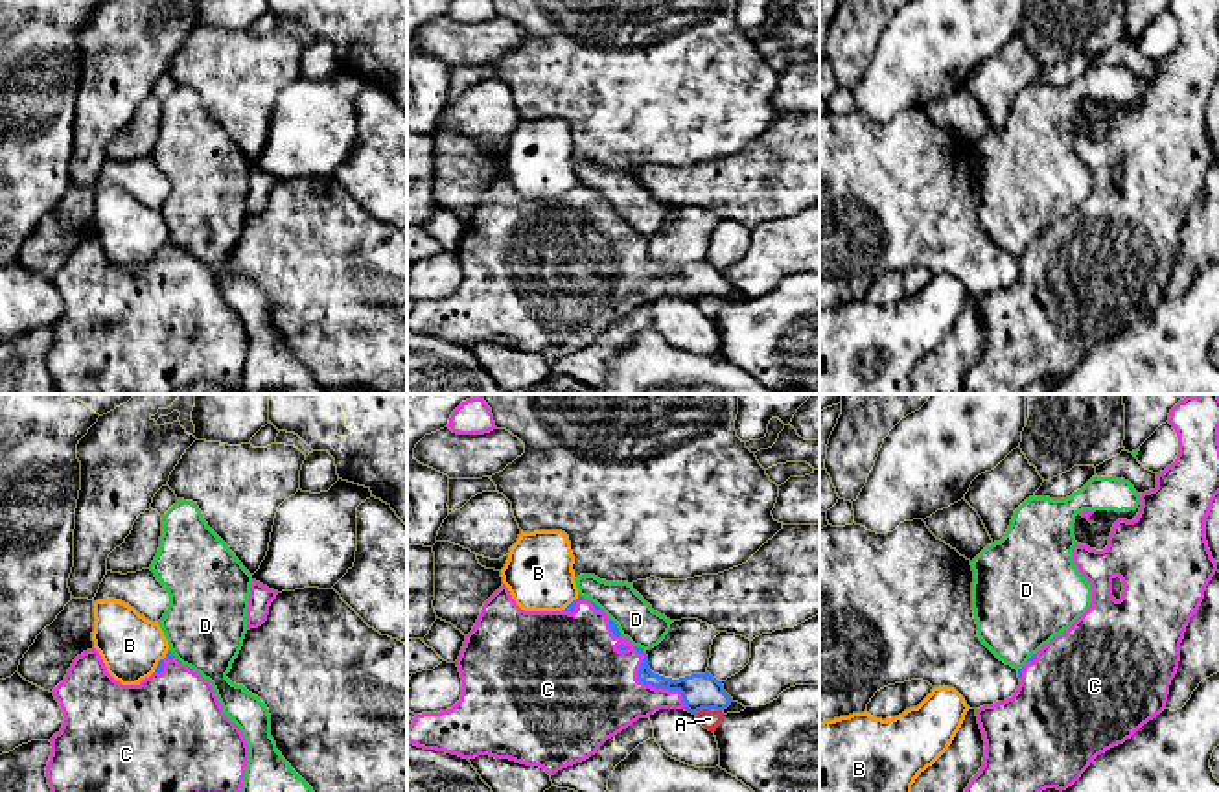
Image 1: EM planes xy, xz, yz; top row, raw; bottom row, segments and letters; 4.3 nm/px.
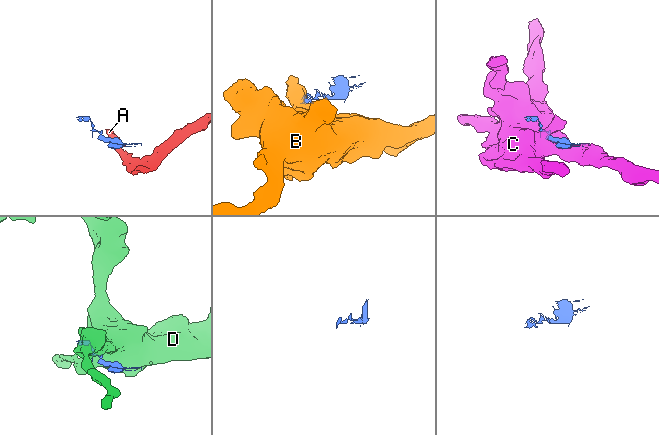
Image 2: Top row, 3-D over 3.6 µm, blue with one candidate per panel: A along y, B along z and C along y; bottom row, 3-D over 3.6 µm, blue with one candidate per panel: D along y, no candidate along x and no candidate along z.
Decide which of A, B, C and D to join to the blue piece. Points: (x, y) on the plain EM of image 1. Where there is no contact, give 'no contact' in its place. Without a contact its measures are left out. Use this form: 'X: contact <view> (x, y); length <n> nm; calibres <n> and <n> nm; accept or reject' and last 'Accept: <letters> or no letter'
A: contact xz (702, 295); length 80 nm; calibres 160 and 80 nm; reject
B: contact xy (161, 247); length 120 nm; calibres 30 and 280 nm; reject
C: contact xz (650, 271); length 360 nm; calibres 160 and 400 nm; accept
D: contact xz (615, 214); length 90 nm; calibres 30 and 170 nm; reject
Accept: C

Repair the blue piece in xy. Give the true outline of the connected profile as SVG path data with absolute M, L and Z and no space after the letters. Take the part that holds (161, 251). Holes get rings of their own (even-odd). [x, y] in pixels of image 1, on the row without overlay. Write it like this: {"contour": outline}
{"contour": "M96 236L77 243L64 267L53 276L64 304L55 320L46 354L53 389L61 394L171 394L192 383L219 383L239 389L249 333L239 315L223 300L215 278L171 238L155 260L138 273L122 273L109 260Z"}

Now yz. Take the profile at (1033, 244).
{"contour": "M1169 0L1169 11L1178 24L1178 42L1156 61L1156 76L1140 81L1138 103L1118 107L1103 138L1075 129L1074 151L1092 173L1090 195L1018 256L1020 273L1011 285L976 297L985 344L961 394L1016 394L1046 376L1062 379L1097 343L1123 332L1166 297L1186 214L1217 158L1206 129L1206 105L1219 81L1219 0Z"}

